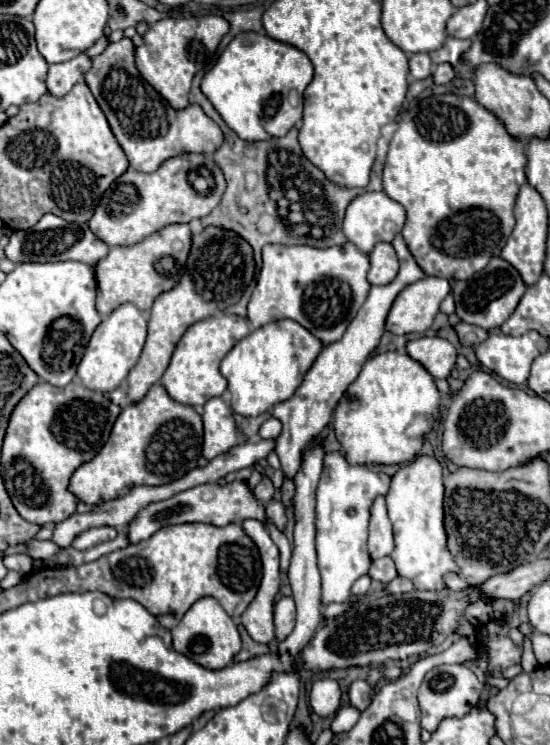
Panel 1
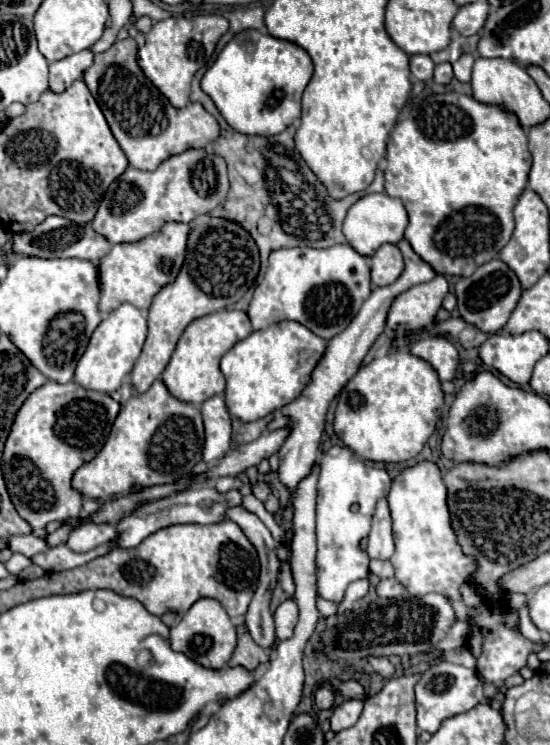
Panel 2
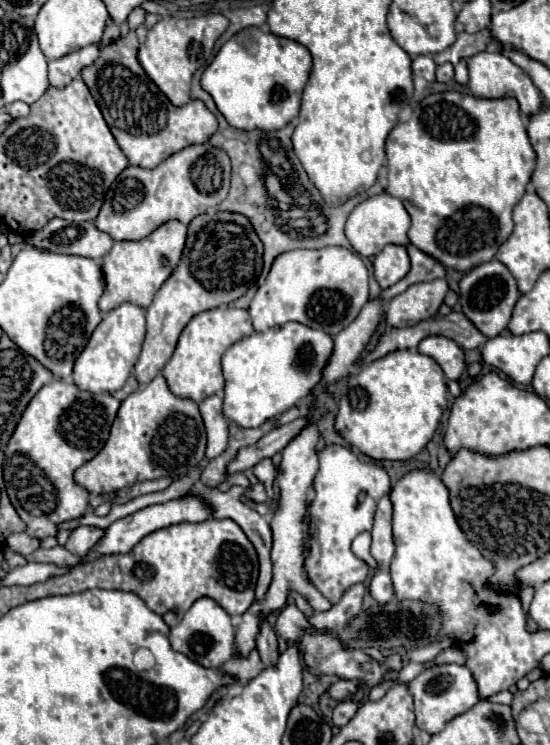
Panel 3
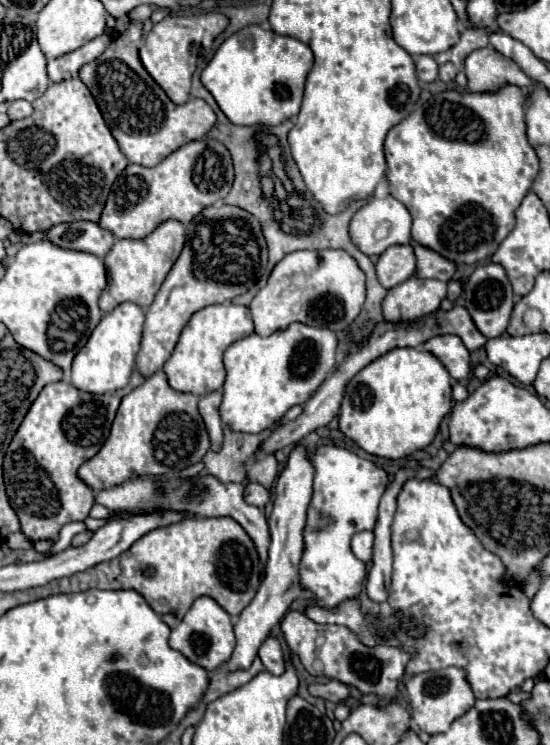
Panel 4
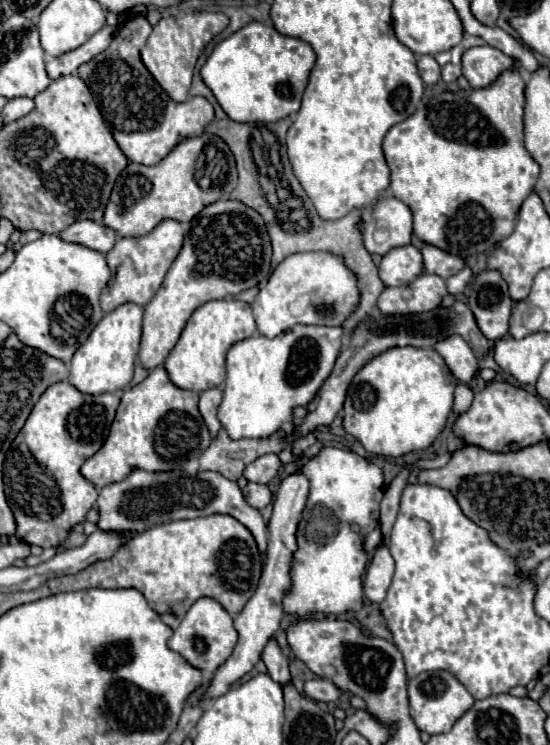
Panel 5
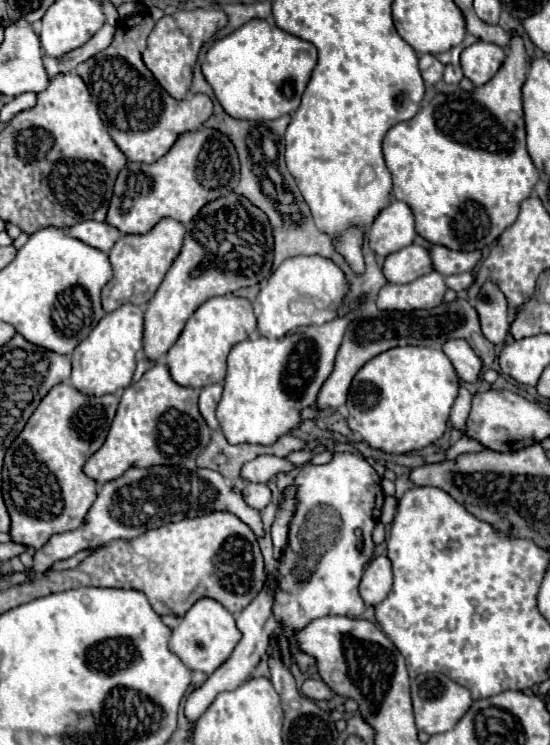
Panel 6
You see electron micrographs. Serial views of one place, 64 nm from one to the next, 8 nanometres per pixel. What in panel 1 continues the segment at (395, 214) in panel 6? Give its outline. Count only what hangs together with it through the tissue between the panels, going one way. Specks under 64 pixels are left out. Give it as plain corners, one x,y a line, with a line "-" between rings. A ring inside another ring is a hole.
366,192
362,196
356,196
352,204
346,210
344,218
344,234
346,238
362,252
370,254
378,242
392,242
396,234
400,234
406,220
404,206
386,196
384,192

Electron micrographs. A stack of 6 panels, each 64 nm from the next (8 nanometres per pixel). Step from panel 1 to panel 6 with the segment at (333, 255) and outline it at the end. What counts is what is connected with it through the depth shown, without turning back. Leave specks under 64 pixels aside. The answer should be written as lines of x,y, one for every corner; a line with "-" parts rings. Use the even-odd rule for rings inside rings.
294,256
284,260
252,302
260,334
266,338
282,338
294,328
334,320
338,316
338,308
342,306
346,288
348,286
344,280
344,272
328,258

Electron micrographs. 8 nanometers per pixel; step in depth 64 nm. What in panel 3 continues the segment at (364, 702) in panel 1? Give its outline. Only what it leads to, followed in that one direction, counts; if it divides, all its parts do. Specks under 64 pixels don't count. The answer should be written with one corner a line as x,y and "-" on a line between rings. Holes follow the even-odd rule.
338,680
334,682
330,688
328,688
328,694
332,700
348,700
352,698
352,694
356,692
356,682
350,682
350,680

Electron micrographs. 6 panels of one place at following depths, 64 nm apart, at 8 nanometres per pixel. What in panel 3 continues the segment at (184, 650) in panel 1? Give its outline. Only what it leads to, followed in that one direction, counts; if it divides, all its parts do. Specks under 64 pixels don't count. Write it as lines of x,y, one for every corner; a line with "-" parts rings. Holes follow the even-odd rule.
200,598
190,606
182,622
170,630
170,644
176,652
182,652
204,668
220,668
234,656
234,626
230,624
228,612
224,612
220,604
216,604
212,598

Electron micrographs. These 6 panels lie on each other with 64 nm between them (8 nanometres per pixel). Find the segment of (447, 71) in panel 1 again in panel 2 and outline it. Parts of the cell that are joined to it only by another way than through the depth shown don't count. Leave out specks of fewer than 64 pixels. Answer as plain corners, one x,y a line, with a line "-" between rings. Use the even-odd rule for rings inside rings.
448,62
438,64
434,70
434,82
438,84
448,84
452,80
452,66

